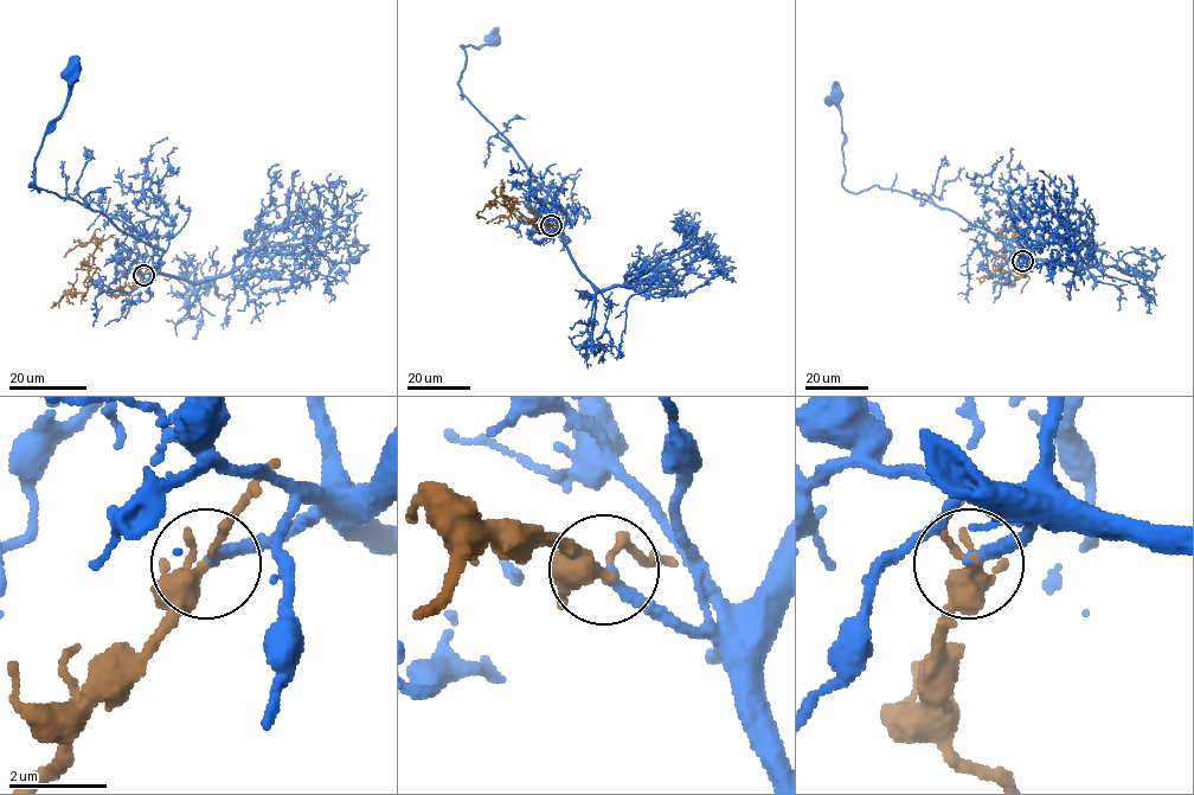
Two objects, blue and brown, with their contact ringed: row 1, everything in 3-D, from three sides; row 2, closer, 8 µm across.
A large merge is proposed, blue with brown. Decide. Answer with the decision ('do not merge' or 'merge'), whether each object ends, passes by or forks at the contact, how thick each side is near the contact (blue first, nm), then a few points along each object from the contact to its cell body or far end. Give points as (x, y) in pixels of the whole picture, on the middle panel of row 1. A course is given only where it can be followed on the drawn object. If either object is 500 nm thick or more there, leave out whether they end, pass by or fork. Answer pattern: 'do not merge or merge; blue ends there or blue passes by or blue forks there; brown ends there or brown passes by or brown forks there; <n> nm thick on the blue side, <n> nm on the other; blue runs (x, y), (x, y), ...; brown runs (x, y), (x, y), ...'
merge; blue ends there; brown forks there; 240 nm thick on the blue side, 280 nm on the other; blue runs (551, 225), (560, 230), (566, 213), (459, 84), (466, 61), (463, 44), (480, 47), (490, 39); brown runs (551, 225), (544, 224), (537, 229), (509, 203), (506, 206), (513, 205), (507, 217), (486, 223)

